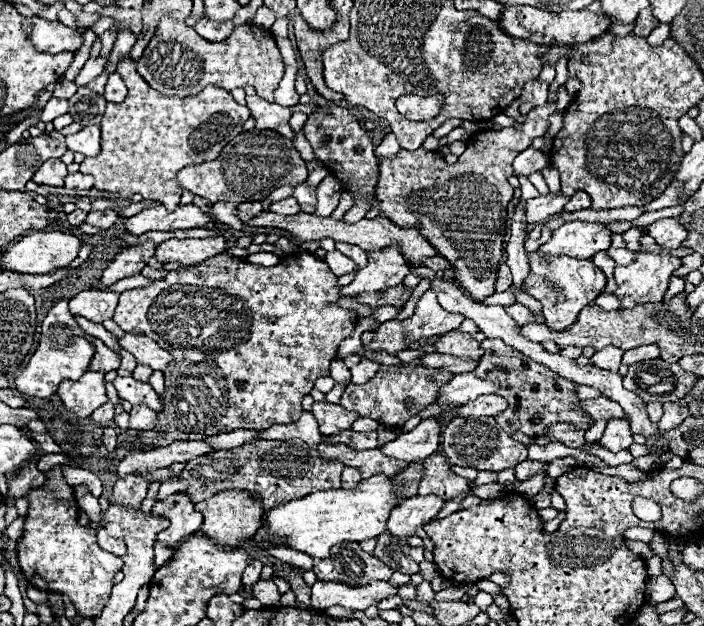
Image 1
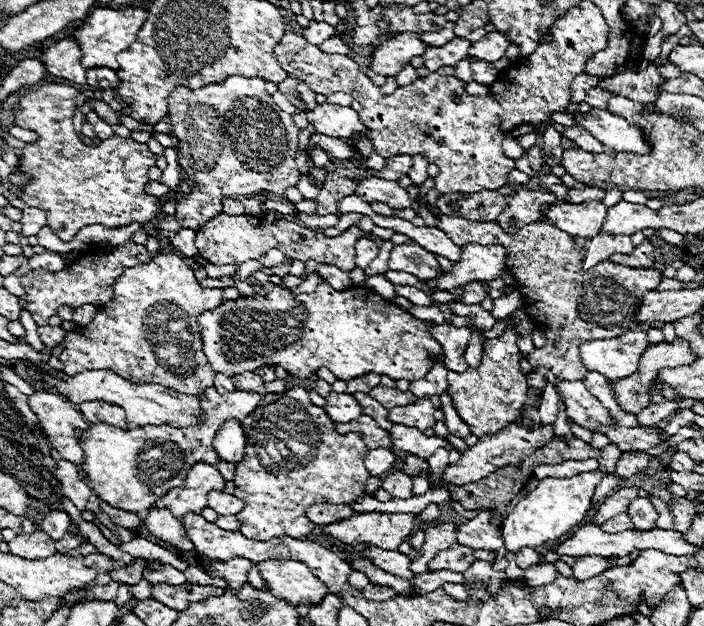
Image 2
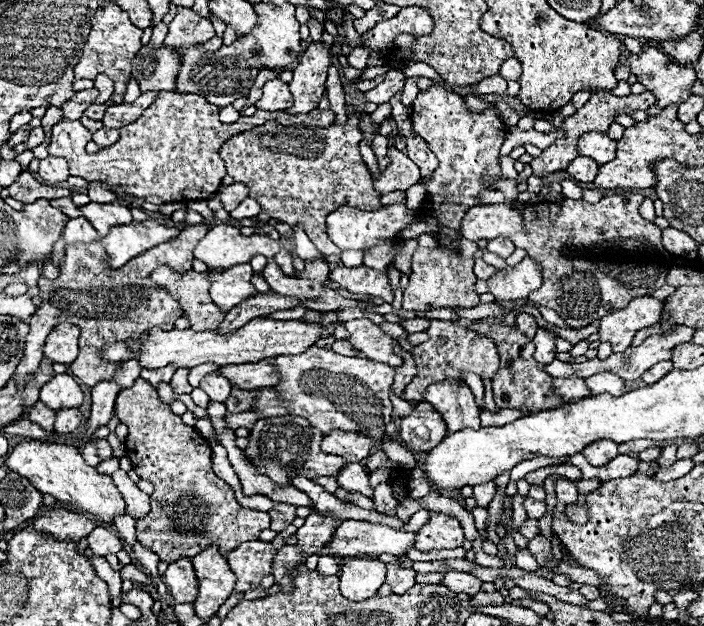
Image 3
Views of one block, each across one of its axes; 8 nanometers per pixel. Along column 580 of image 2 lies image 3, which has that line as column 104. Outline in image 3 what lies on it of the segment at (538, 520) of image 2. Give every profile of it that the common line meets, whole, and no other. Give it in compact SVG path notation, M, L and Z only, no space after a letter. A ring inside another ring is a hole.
M38 440L20 442L8 454L4 464L12 472L18 472L22 478L26 478L40 492L52 494L54 498L62 502L70 502L76 508L94 514L102 522L112 522L114 516L122 514L126 508L126 502L122 494L116 490L112 478L108 474L98 474L94 466L88 466L80 450L74 446L48 444L48 442L38 442Z

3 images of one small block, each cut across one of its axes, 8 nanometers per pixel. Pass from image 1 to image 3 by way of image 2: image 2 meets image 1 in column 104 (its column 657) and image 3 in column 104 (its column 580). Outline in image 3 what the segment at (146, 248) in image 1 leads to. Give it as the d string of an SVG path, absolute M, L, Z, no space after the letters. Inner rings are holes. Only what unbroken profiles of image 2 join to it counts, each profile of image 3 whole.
M206 224L188 226L186 230L180 232L178 238L164 242L156 248L150 248L148 252L136 256L134 260L130 260L126 266L122 266L118 270L106 268L106 252L100 242L66 246L66 256L58 264L58 276L54 280L50 280L46 276L38 278L40 296L42 296L43 303L49 304L42 304L28 322L30 334L26 338L24 360L18 364L16 376L14 376L18 382L18 388L24 388L26 378L32 376L32 372L36 372L36 368L40 366L44 334L48 334L60 322L72 322L82 328L80 344L78 344L80 346L78 358L69 366L72 374L88 386L94 386L100 381L112 380L118 366L102 360L100 348L106 342L142 336L152 326L174 328L176 318L180 318L184 314L182 306L176 300L176 296L170 296L164 290L152 288L150 274L158 266L178 266L178 272L192 270L194 246L208 234L208 230L210 228ZM64 284L72 284L76 288L68 288ZM84 314L88 314L88 316L84 316Z

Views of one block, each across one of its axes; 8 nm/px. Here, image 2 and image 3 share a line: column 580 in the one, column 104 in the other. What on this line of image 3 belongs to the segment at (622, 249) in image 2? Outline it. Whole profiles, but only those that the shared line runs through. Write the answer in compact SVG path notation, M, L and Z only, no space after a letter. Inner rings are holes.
M148 218L144 222L132 222L124 228L112 228L112 232L102 240L102 244L108 254L108 266L122 268L128 260L176 236L178 228L168 228L156 224L154 218Z

